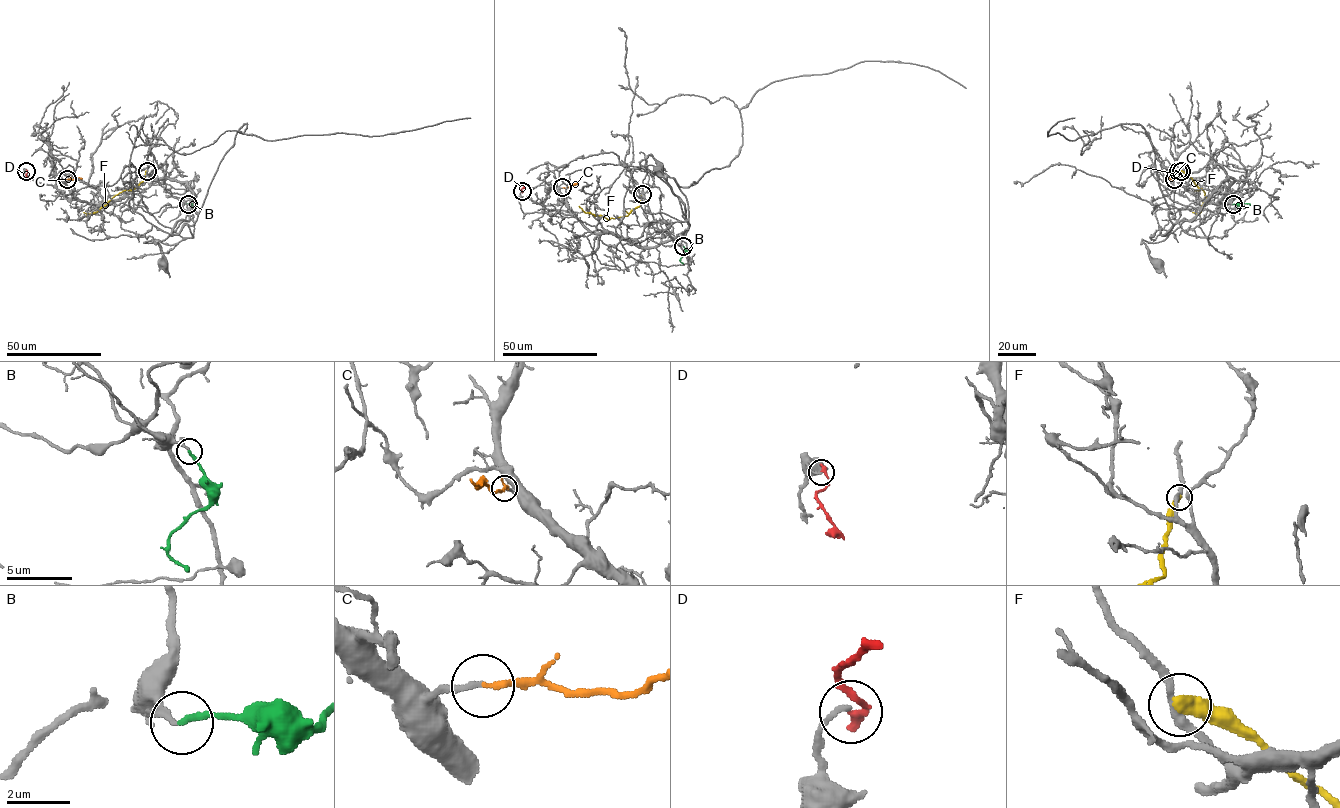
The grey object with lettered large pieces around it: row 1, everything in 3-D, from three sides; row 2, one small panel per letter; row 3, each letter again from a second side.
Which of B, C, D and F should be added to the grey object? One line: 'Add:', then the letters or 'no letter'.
Add: B, C

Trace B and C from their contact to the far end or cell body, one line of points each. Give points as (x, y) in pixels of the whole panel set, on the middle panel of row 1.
B: (683, 246), (686, 254), (680, 258), (683, 263)
C: (562, 188), (577, 183)

